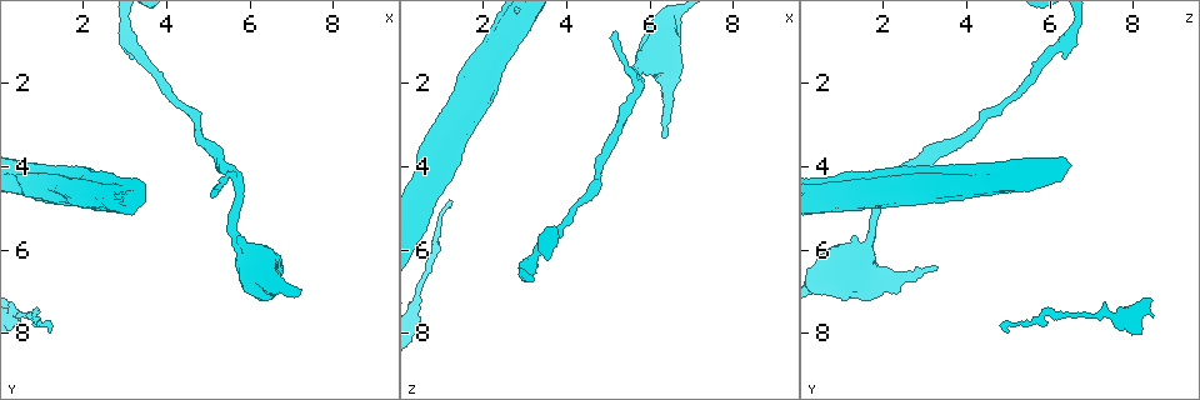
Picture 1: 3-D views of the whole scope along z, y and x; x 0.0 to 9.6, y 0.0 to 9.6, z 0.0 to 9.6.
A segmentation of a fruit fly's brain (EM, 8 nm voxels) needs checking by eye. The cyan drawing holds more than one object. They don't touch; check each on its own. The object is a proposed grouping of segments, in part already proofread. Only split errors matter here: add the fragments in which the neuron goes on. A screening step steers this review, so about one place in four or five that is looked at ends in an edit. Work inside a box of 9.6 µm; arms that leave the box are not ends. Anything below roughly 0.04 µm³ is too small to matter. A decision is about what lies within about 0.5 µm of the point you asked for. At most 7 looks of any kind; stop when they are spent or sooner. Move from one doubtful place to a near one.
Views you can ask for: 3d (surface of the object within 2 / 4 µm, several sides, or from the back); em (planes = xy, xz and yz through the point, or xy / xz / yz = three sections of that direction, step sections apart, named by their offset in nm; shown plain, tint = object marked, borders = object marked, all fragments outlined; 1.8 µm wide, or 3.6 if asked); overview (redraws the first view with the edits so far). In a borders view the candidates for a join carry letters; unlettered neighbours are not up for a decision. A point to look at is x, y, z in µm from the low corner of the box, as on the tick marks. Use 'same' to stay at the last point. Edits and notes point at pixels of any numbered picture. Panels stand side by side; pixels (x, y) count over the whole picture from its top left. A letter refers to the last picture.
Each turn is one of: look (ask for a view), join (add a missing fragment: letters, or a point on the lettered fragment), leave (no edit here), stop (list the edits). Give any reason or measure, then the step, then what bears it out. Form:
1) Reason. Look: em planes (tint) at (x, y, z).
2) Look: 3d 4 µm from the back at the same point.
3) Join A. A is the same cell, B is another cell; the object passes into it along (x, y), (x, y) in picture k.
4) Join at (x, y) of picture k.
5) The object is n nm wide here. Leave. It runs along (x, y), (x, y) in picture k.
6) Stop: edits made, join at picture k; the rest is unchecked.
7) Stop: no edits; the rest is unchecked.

Branch stops here. Look: em 3.6 µm xz step 4 (borders) at (6.35, 6.40, 3.25).

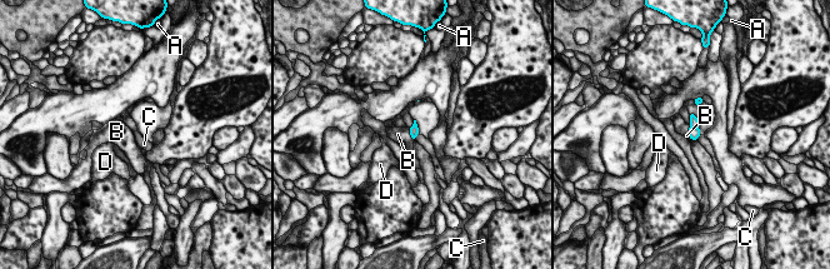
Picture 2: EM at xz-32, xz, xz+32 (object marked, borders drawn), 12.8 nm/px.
The object is 130 nm wide here. Leave. A, B, C and D are other cells; a border runs along (409, 128), (409, 134), (414, 140) in picture 2; none of them fits.

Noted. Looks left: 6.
Branch stops here. Look: 3d 4 µm at (5.15, 4.70, 0.75).

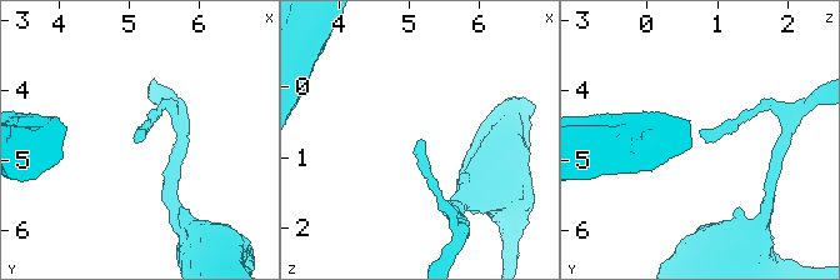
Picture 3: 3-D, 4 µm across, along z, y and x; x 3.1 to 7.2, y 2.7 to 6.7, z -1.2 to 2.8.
Look: em xy step 8 (borders) at (5.20, 4.65, 0.75).

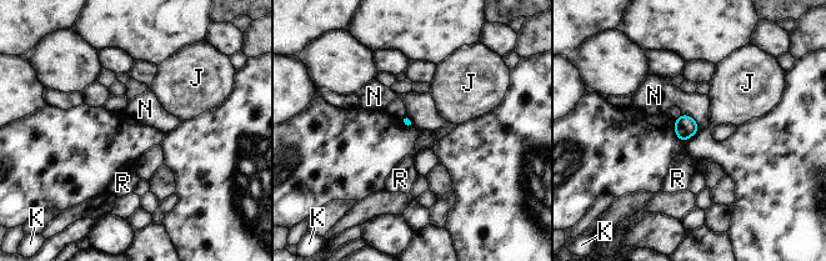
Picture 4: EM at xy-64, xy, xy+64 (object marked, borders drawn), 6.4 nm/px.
Look: em planes (borders) at the same point.

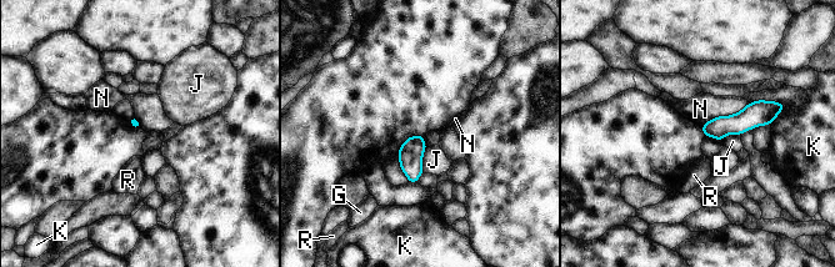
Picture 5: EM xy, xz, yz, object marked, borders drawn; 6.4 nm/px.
Leave. G, J, K, N and R are other cells; none of them fits.

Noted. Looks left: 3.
Long arm stops here. Look: 3d 2 µm at (1.15, 7.95, 4.85).

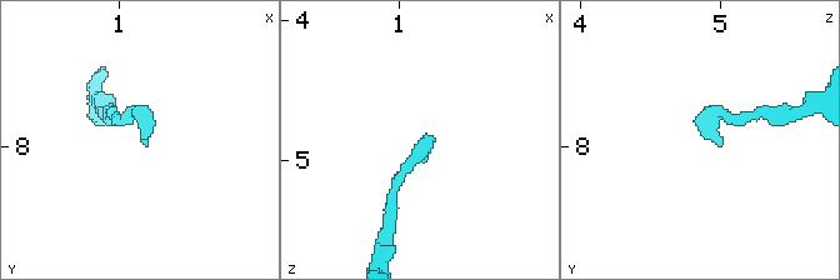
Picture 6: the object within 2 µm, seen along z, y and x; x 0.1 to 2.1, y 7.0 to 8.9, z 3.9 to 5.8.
Need the tissue. Look: em xz step 8 (tint) at (1.16, 7.94, 4.86).

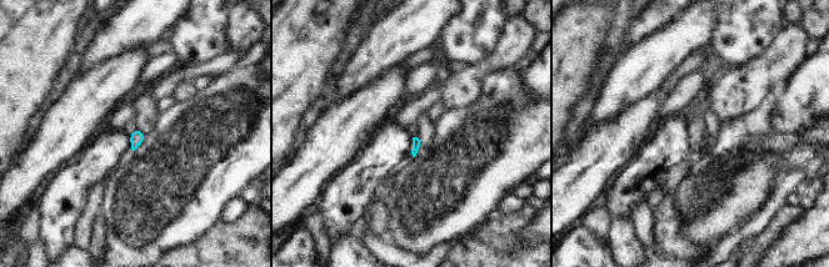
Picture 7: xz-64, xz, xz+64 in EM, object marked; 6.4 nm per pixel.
Look: em planes (borders) at the same point.

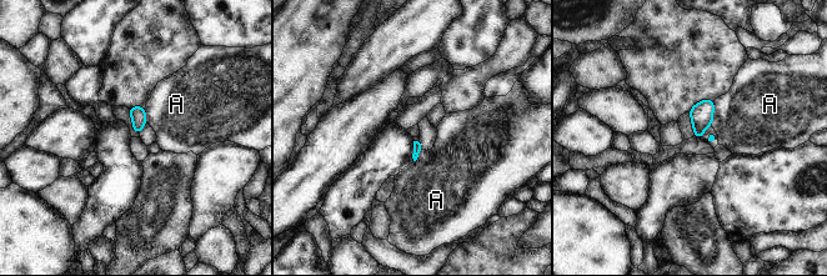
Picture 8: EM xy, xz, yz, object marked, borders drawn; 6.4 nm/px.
Leave. A is another cell; no lettered fragment goes on from it.

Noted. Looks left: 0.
Stop: no edits; the rest is unchecked.

